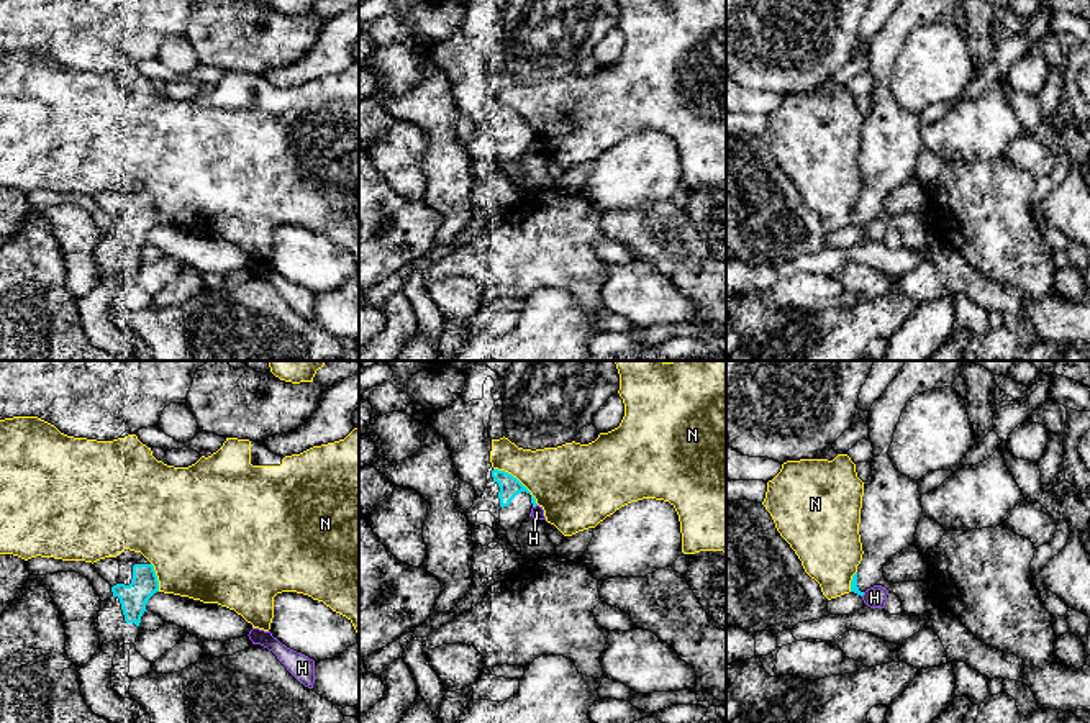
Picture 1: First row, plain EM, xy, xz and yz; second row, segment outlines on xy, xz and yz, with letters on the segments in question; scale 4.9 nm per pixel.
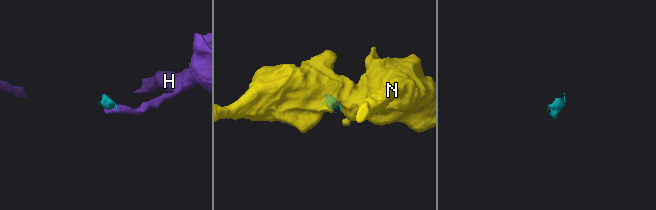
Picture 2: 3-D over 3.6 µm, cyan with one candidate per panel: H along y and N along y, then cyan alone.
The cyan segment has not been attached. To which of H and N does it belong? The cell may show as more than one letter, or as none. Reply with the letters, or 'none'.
none

